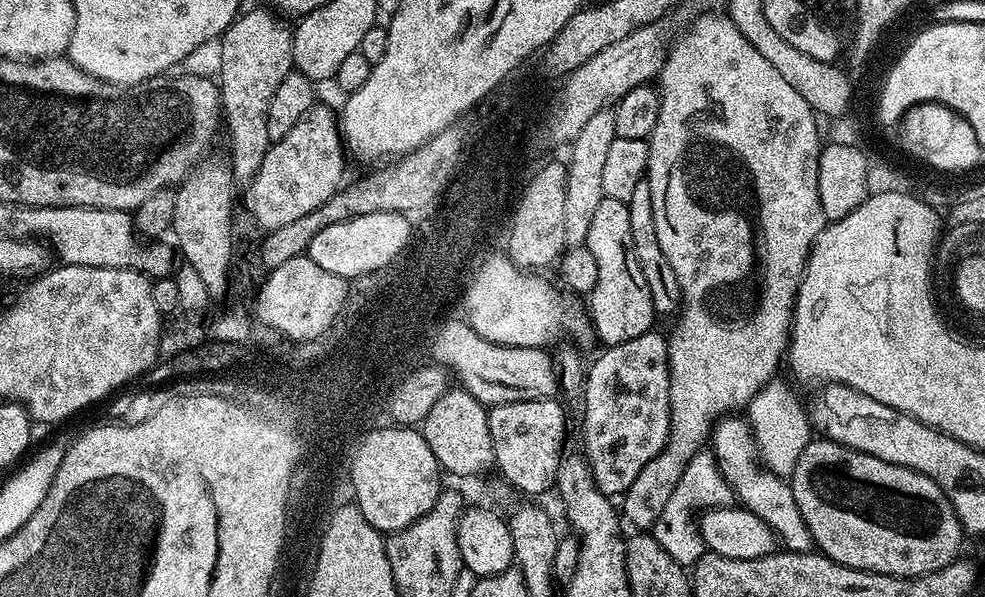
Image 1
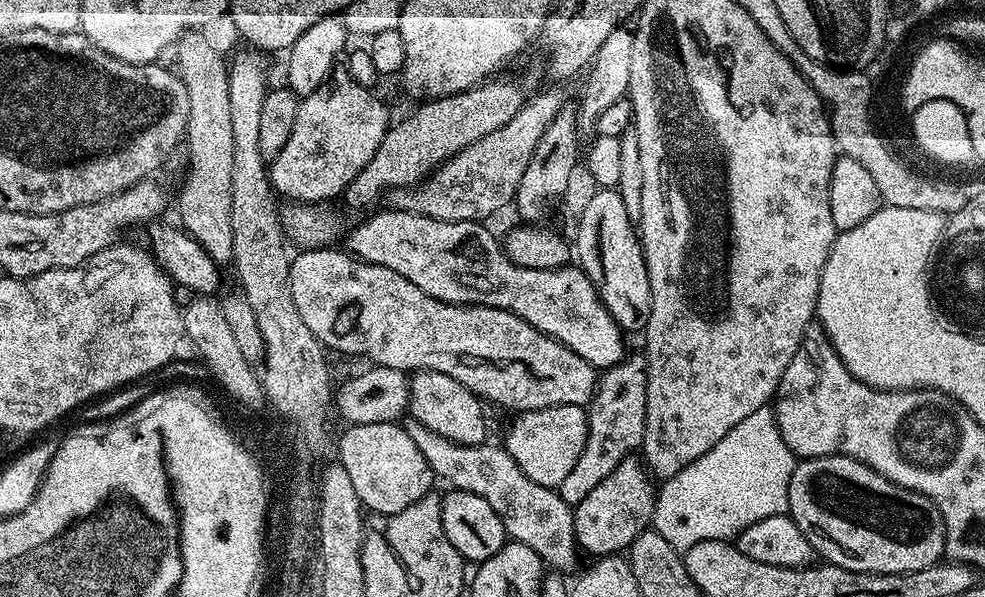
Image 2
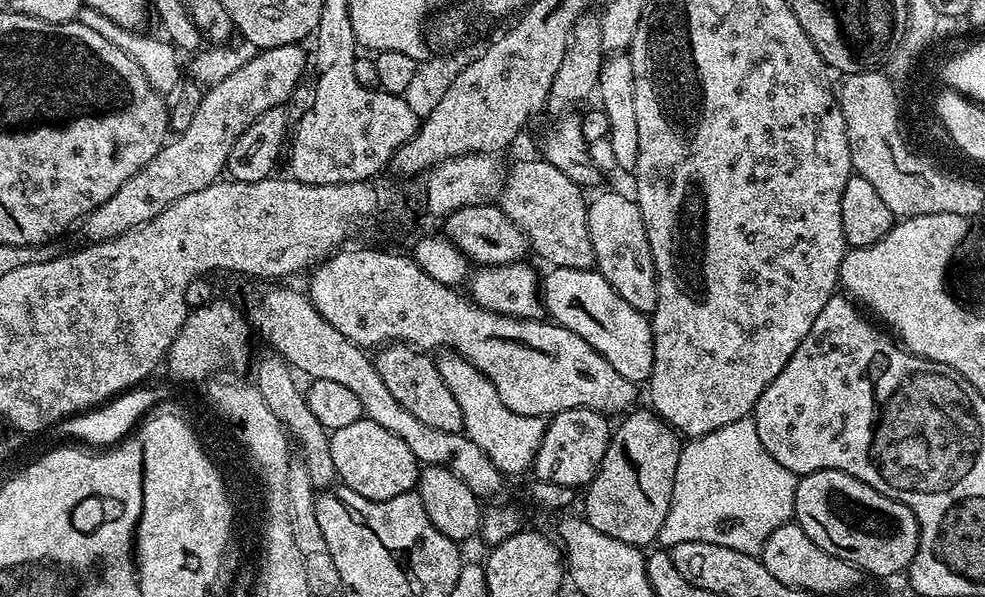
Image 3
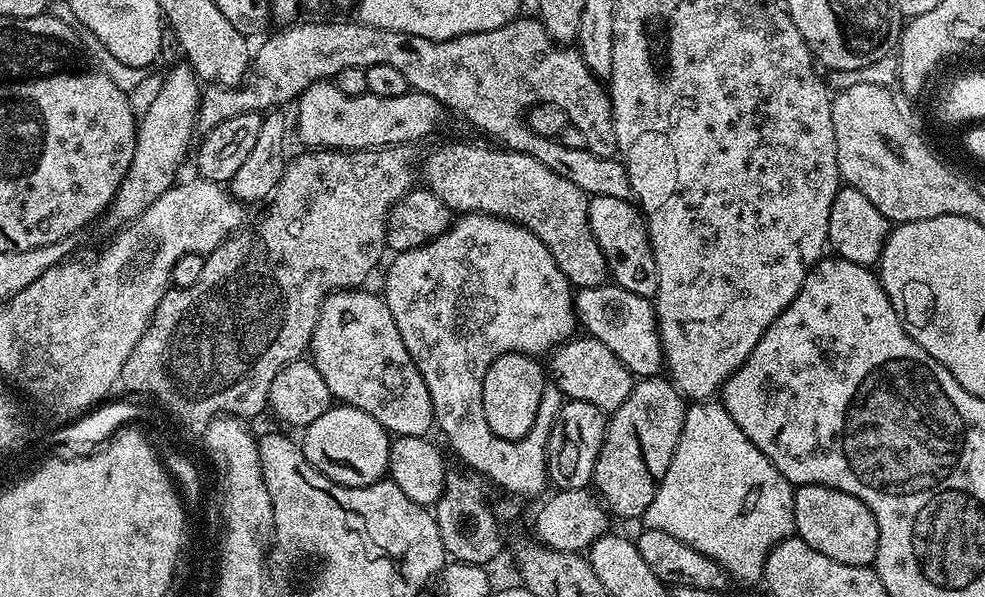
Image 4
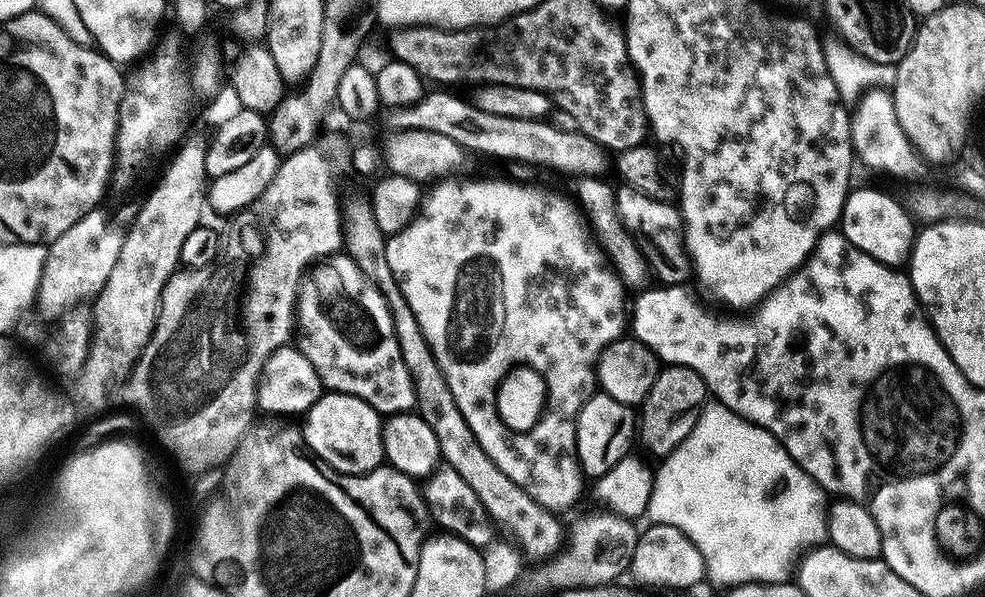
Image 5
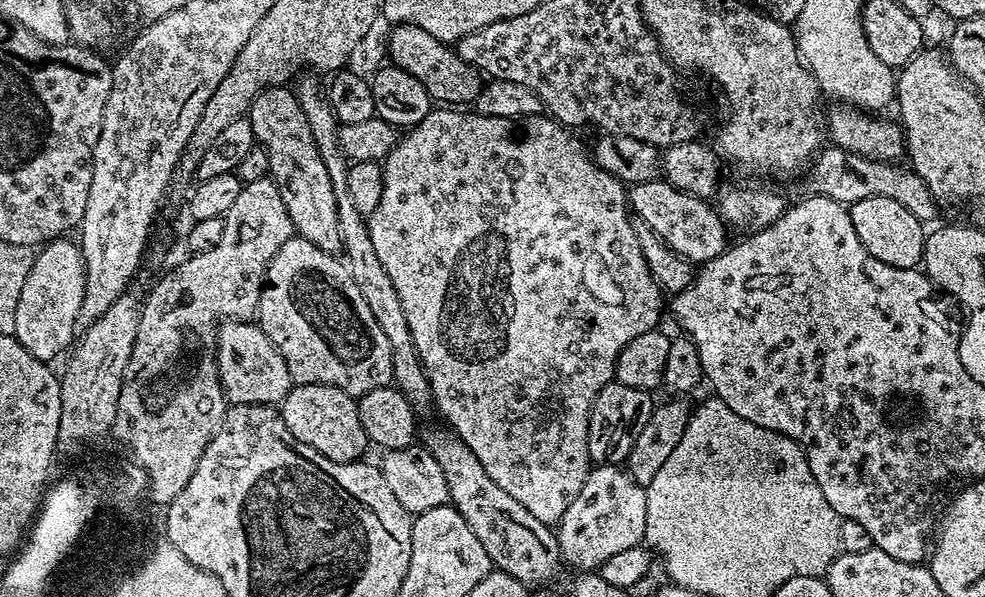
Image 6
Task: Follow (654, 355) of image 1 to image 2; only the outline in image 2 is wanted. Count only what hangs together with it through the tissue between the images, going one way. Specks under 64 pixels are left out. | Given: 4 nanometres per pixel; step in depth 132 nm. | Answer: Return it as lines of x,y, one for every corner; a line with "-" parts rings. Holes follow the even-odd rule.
625,355
612,368
603,369
598,380
596,394
592,403
587,405
588,438
582,450
582,458
578,458
578,466
566,482
562,482
558,493
565,502
575,506
602,482
602,478
614,474
614,470
623,460
629,459
632,452
644,443
646,430
646,382
648,381
648,362
643,355

